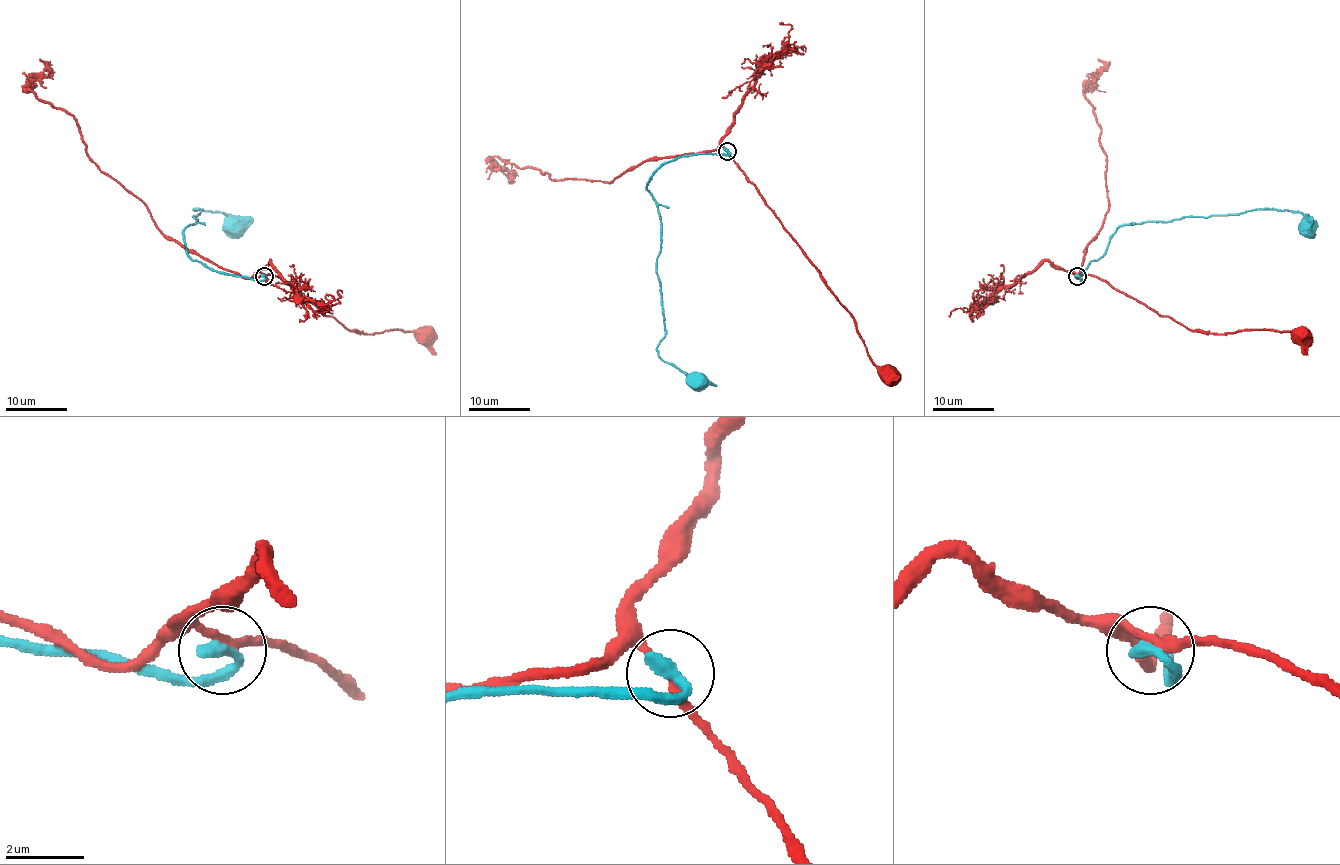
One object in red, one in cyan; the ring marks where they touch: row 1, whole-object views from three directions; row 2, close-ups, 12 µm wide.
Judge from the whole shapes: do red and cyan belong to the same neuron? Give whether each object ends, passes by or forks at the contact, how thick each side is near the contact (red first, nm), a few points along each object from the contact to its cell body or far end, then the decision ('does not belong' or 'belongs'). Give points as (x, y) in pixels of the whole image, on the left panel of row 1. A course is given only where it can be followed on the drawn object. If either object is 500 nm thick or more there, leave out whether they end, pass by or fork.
red passes by | cyan ends | 240/380 nm | red via (264, 275), (276, 275), (323, 314), (334, 317), (355, 332), (371, 334), (388, 329), (423, 331), (426, 334) | cyan via (264, 275), (205, 268), (184, 237), (198, 221), (201, 209), (193, 209), (253, 221) | does not belong

